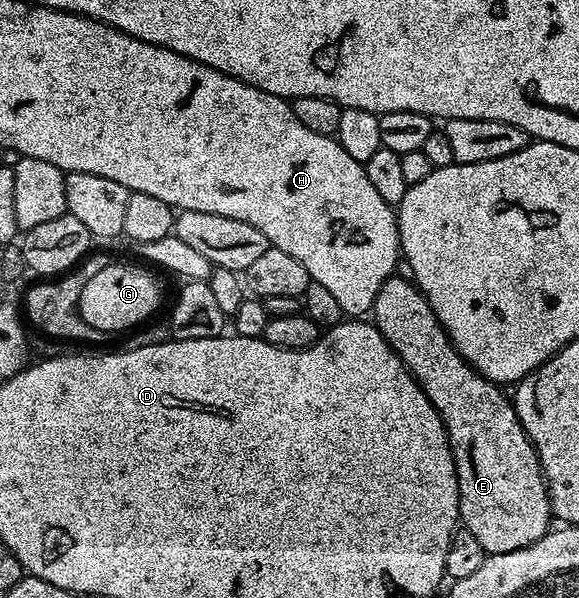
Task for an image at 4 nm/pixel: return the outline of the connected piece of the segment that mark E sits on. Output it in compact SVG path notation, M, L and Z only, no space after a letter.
M394 276L381 285L373 301L371 321L377 331L387 340L387 344L397 353L399 360L417 381L419 388L431 400L435 412L445 425L449 437L449 447L455 460L455 472L459 480L460 525L467 528L483 544L486 555L515 552L515 548L525 548L539 540L551 528L549 509L549 488L541 473L539 456L515 412L508 393L504 394L498 383L485 378L463 356L459 356L452 340L439 324L431 304L421 295L420 290L408 277Z

